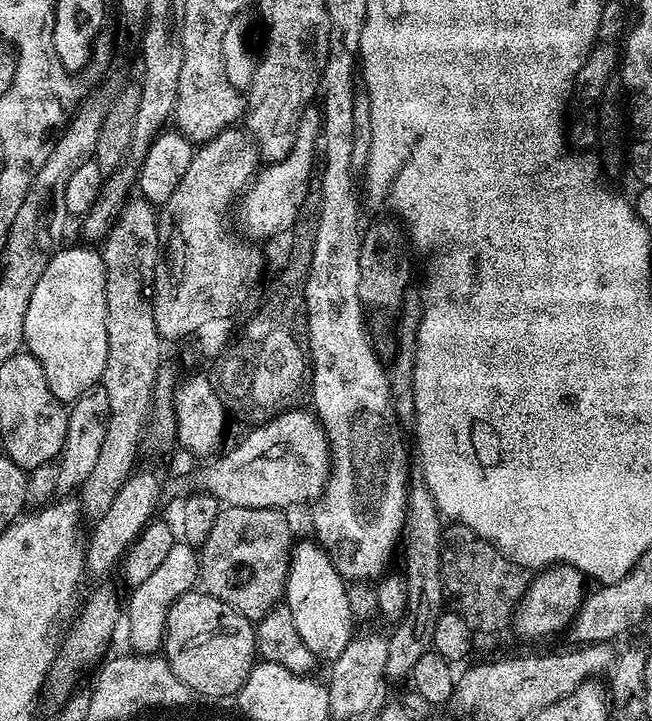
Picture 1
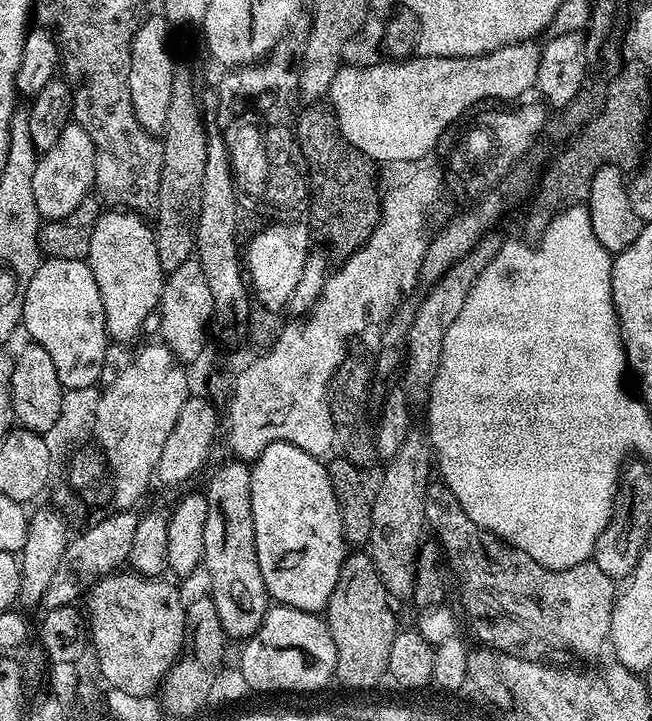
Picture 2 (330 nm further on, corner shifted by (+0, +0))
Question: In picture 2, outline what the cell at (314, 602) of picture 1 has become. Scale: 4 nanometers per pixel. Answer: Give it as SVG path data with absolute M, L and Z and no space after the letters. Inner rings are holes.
M274 442L256 457L251 470L256 553L269 597L276 604L323 613L330 602L330 594L334 594L334 582L338 582L338 570L342 570L346 555L342 514L338 510L338 498L334 498L325 461L306 454L306 450L298 450L293 444Z

